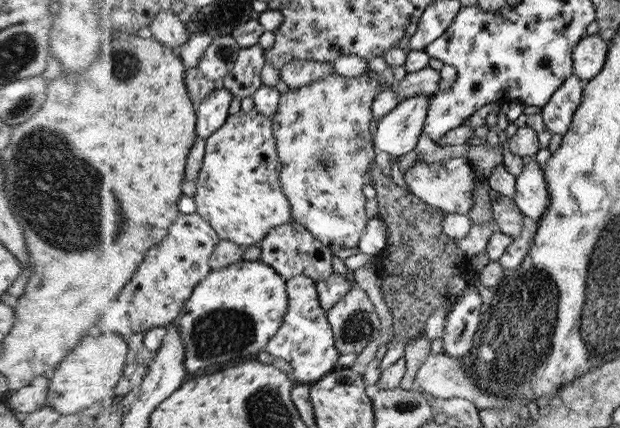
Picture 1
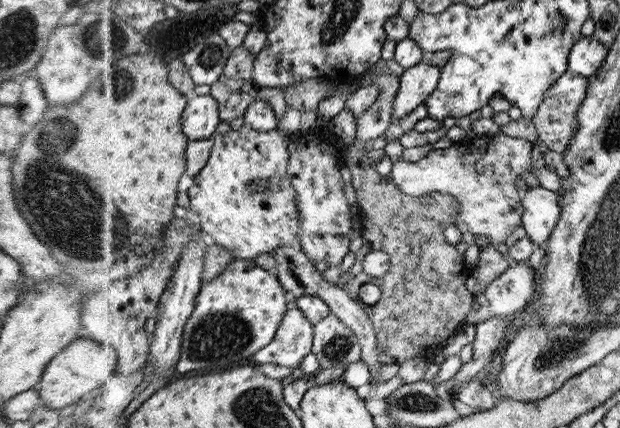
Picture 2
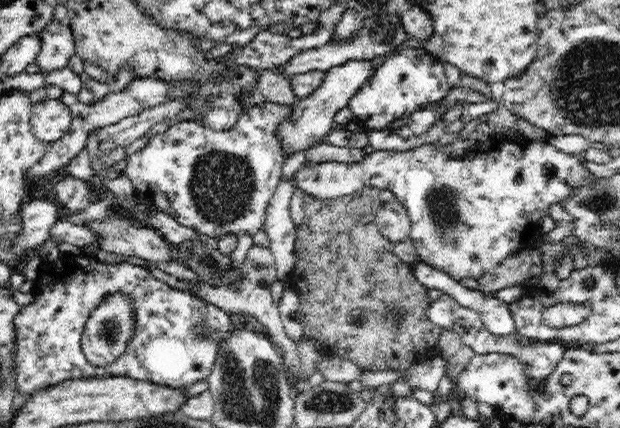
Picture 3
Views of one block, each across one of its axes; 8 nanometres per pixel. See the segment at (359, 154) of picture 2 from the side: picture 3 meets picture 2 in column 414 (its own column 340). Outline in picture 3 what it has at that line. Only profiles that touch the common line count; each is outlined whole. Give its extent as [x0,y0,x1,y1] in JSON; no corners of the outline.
[284,187,442,372]

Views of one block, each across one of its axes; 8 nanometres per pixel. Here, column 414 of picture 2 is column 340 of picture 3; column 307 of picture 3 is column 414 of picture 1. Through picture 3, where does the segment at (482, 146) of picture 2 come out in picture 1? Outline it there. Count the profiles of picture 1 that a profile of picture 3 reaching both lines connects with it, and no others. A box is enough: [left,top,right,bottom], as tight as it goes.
[402,158,477,215]

